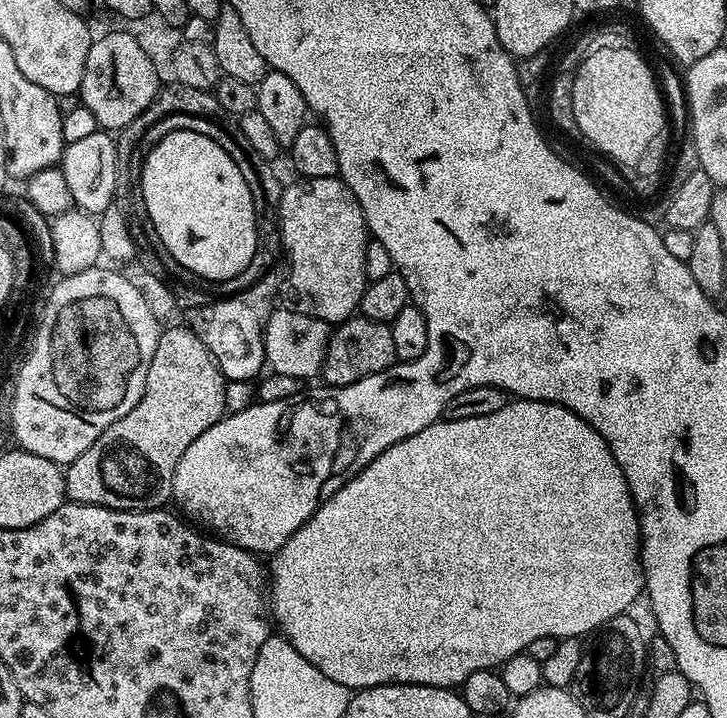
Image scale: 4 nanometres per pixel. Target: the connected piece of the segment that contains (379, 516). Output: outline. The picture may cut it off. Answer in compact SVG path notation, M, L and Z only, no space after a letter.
M516 398L506 406L502 406L502 410L497 410L495 414L486 414L482 418L462 418L461 420L441 418L435 424L426 426L426 430L418 430L418 434L410 434L410 438L402 438L402 442L394 442L394 446L390 446L382 454L378 454L378 458L374 458L374 462L367 464L357 476L346 481L271 557L270 616L284 639L292 643L294 650L298 650L311 664L318 666L318 670L322 670L322 674L326 674L326 678L334 678L334 682L342 682L342 686L347 688L359 690L383 684L429 684L435 688L455 689L464 684L466 678L470 678L470 674L475 674L478 670L499 669L500 665L506 663L507 660L527 650L530 642L535 642L537 638L550 638L551 636L584 638L606 622L613 620L615 616L625 615L631 609L628 607L639 596L641 599L642 593L645 591L644 566L640 563L641 539L640 518L636 515L636 503L632 501L624 471L618 466L614 454L610 454L610 446L606 446L602 434L598 434L598 430L594 430L594 426L585 424L582 418L578 418L578 414L574 414L561 404L551 404L545 400Z

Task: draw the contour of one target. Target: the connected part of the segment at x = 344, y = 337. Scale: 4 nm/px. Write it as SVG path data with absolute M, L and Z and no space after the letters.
M353 314L331 329L324 355L322 380L325 385L334 388L349 388L354 382L370 374L378 374L395 363L397 358L391 324L383 324L377 320Z

